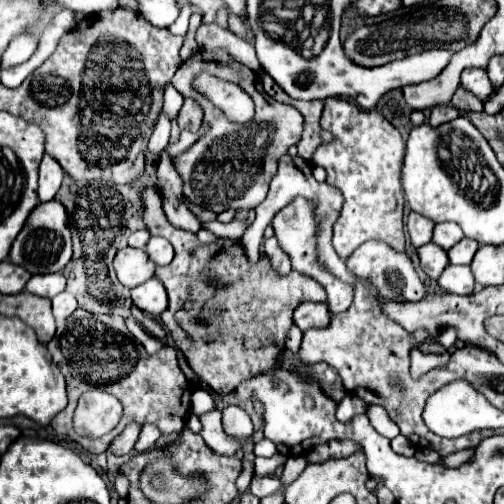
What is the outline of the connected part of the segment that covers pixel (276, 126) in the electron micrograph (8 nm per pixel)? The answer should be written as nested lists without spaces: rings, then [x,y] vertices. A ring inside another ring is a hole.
[[[218,50],[206,56],[210,60],[202,60],[200,52],[192,54],[172,78],[174,88],[186,98],[194,98],[204,108],[204,120],[210,122],[210,132],[204,138],[200,138],[192,148],[188,148],[184,154],[174,158],[176,168],[180,168],[180,176],[184,176],[184,196],[190,202],[200,204],[218,214],[228,208],[234,210],[256,208],[268,194],[268,186],[272,176],[276,174],[280,156],[284,156],[290,146],[298,144],[304,130],[304,118],[294,106],[280,104],[274,98],[270,98],[262,90],[260,78],[246,66],[234,62],[228,54]],[[202,72],[208,72],[216,78],[228,78],[230,82],[238,84],[256,104],[254,118],[242,126],[238,122],[230,122],[222,114],[222,110],[218,110],[210,100],[200,96],[198,90],[194,88],[194,80]],[[220,146],[234,146],[234,150],[220,152]]]

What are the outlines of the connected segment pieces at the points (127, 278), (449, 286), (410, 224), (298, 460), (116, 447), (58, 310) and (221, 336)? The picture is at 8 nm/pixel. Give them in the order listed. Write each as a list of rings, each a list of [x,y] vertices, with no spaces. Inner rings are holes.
[[[122,248],[114,258],[114,270],[118,280],[128,286],[136,288],[154,276],[154,264],[148,260],[146,252],[140,248]]]
[[[446,266],[442,276],[438,278],[438,284],[442,290],[450,294],[472,294],[474,290],[474,276],[470,272],[470,266]]]
[[[410,212],[408,214],[408,220],[406,220],[406,228],[408,228],[408,234],[410,234],[410,240],[416,248],[428,244],[432,240],[432,230],[434,230],[434,222],[416,214],[416,212]]]
[[[292,456],[292,458],[288,458],[288,462],[284,464],[284,472],[282,472],[280,478],[284,478],[290,484],[290,480],[296,480],[296,476],[306,468],[306,464],[308,464],[308,460],[304,456]]]
[[[128,424],[124,430],[122,430],[122,434],[118,434],[114,440],[112,440],[112,444],[110,444],[110,452],[114,454],[114,456],[124,456],[124,454],[128,454],[132,448],[134,448],[134,442],[136,442],[136,438],[138,438],[138,434],[140,434],[140,424]]]
[[[60,292],[52,298],[52,310],[56,320],[64,320],[76,310],[76,298],[70,292]]]
[[[146,186],[140,194],[142,198],[142,218],[146,228],[150,230],[152,236],[162,236],[166,238],[174,250],[176,256],[168,266],[156,268],[156,278],[164,284],[168,292],[168,308],[162,314],[162,322],[170,328],[172,338],[176,340],[174,344],[182,350],[186,356],[190,368],[220,396],[226,396],[234,390],[234,386],[242,378],[254,378],[260,374],[274,374],[274,370],[280,364],[286,334],[292,326],[292,312],[298,304],[302,302],[324,302],[326,292],[324,288],[312,280],[310,276],[292,270],[286,276],[280,276],[268,256],[260,256],[256,264],[252,264],[238,240],[228,240],[228,238],[218,238],[210,244],[202,244],[196,234],[184,232],[168,224],[162,208],[160,208],[160,194],[156,186]],[[174,328],[180,328],[184,332],[184,342],[178,342],[178,336],[174,336]]]

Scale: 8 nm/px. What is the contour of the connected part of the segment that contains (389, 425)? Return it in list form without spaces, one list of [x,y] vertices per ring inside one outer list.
[[[368,406],[368,412],[366,412],[366,414],[368,414],[372,426],[374,426],[382,436],[394,438],[394,436],[400,434],[398,426],[390,420],[390,416],[388,416],[384,410],[380,410],[380,408],[376,408],[376,406]]]

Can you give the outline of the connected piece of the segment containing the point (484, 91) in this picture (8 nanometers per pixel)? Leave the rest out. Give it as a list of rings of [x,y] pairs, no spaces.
[[[466,68],[462,72],[462,86],[468,88],[472,94],[480,96],[480,100],[486,100],[492,96],[494,88],[488,80],[488,74],[484,68]]]

